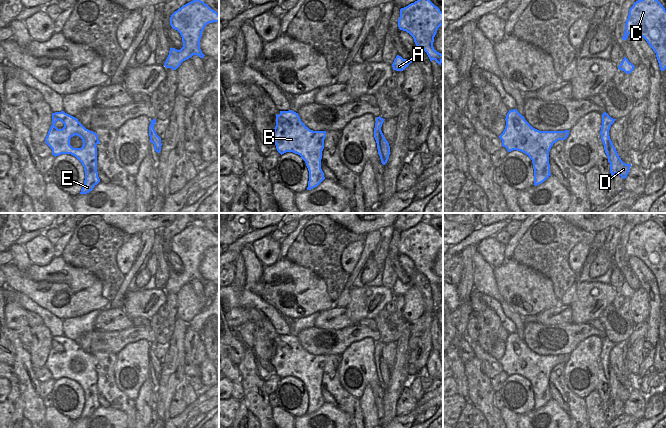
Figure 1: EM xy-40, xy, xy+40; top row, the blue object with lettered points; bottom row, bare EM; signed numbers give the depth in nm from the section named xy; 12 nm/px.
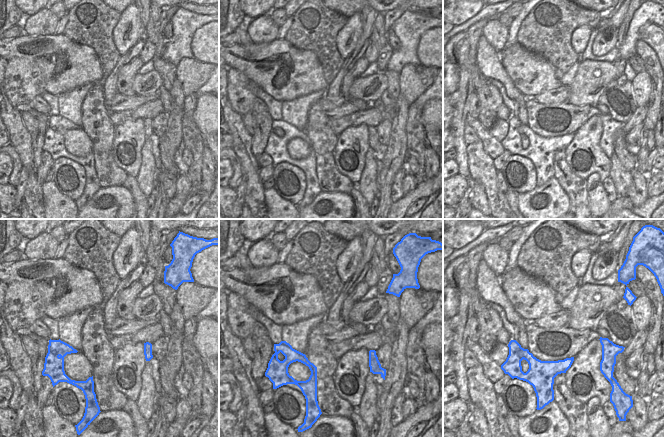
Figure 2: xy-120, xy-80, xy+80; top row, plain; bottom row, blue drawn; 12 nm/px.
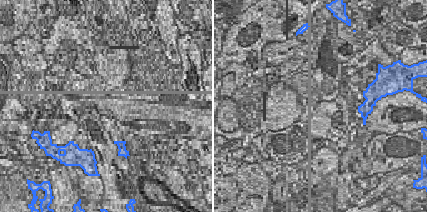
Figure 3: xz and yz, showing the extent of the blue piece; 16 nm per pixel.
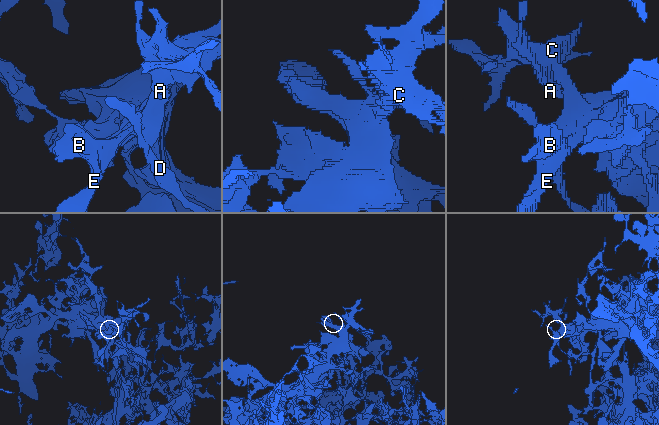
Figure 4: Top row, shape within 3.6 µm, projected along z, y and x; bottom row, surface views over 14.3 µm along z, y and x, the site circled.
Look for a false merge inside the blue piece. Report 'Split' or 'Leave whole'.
Split

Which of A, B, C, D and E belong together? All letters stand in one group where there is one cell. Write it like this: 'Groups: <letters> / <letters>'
Groups: A B C E / D

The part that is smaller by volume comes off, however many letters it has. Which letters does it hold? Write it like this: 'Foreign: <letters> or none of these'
Foreign: D

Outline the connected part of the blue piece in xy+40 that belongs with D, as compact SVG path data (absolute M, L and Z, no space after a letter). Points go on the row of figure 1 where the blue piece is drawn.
M609 135L606 137L606 142L603 145L610 163L611 175L618 174L621 178L625 179L630 171L631 164L626 164L621 160Z

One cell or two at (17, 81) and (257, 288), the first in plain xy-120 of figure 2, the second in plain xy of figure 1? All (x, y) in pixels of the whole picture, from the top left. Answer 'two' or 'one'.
two

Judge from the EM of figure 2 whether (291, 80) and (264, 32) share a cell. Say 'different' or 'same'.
different

